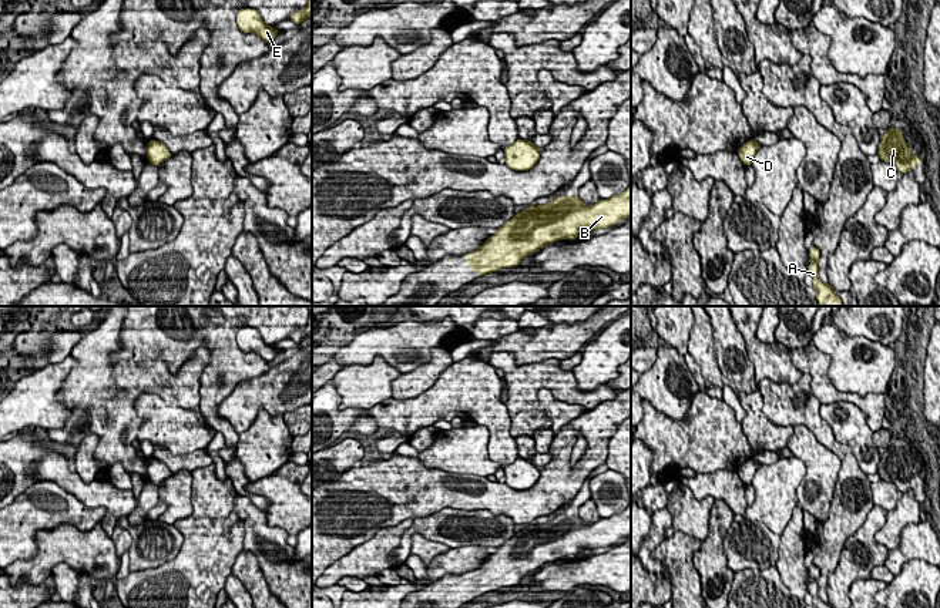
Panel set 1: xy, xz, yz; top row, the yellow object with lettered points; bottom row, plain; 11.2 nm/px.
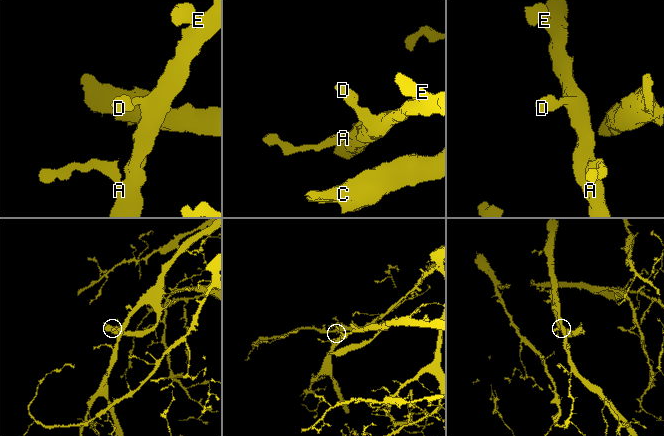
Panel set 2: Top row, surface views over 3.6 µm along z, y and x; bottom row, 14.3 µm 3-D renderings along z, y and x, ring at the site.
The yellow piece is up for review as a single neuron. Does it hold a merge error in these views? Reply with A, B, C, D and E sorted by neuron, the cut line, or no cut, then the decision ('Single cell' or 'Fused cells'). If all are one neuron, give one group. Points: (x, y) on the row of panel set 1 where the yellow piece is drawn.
Groups: A B C D E. No split. Single cell

